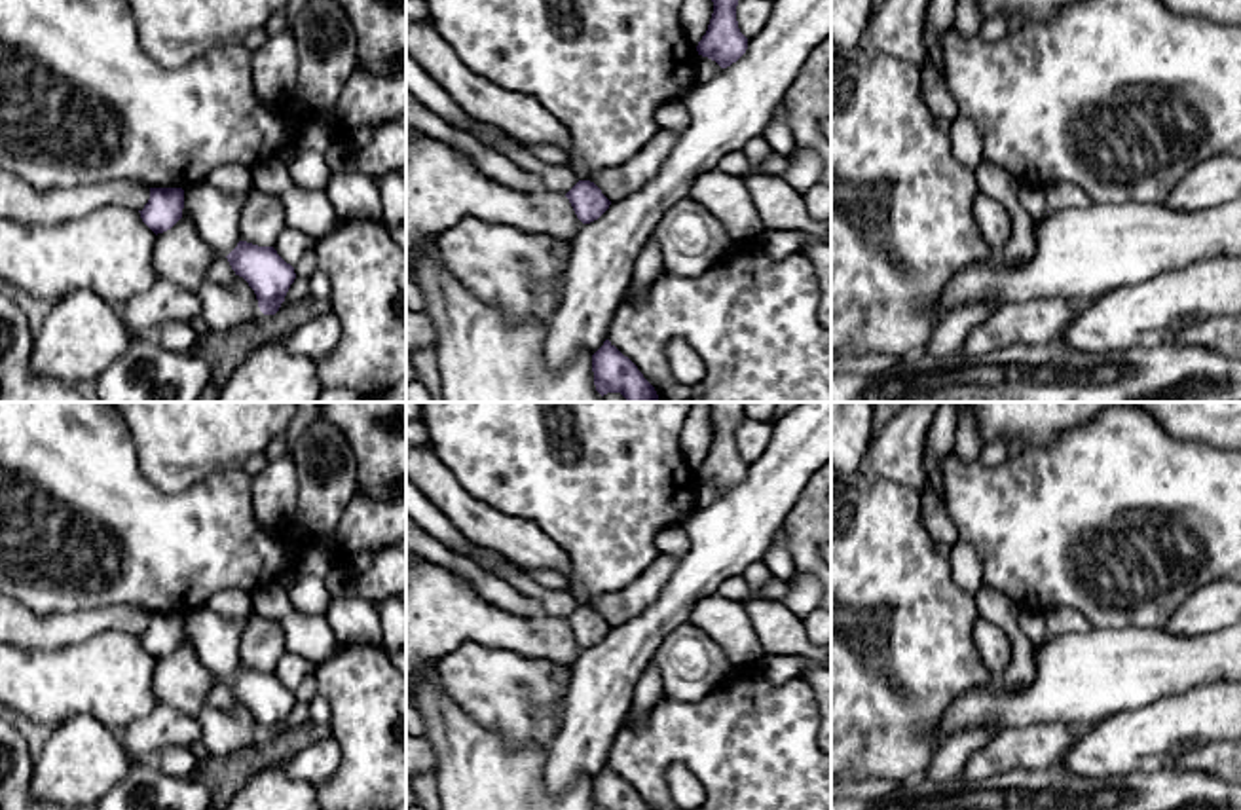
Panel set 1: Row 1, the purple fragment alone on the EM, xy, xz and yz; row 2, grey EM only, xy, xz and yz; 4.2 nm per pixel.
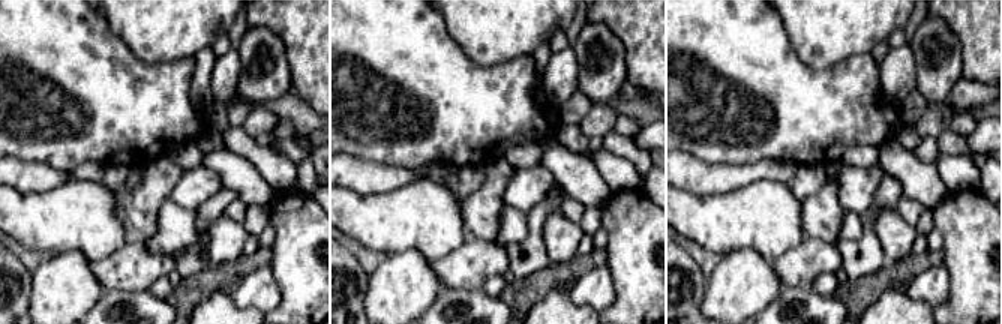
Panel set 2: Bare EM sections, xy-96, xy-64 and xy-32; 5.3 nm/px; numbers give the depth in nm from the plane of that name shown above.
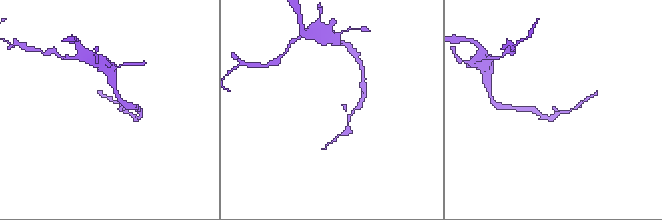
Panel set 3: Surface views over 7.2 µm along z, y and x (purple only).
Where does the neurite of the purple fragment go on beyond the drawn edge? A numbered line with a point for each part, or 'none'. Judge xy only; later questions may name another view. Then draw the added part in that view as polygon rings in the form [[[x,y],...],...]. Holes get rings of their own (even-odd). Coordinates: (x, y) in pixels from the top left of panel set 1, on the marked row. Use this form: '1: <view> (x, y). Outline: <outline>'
none

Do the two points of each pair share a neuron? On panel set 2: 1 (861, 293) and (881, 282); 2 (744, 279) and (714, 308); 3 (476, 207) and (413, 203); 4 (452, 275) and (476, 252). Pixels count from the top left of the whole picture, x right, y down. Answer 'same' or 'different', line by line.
1: same
2: same
3: different
4: same

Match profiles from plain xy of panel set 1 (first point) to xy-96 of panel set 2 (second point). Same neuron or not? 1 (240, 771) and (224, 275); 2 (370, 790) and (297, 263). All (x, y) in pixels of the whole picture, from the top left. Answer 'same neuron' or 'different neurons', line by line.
1: same neuron
2: same neuron

